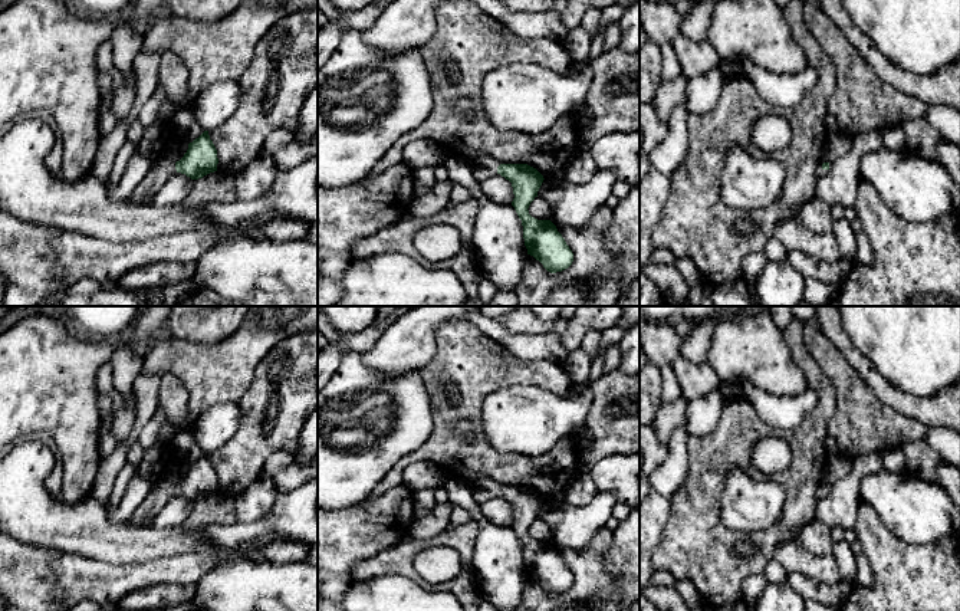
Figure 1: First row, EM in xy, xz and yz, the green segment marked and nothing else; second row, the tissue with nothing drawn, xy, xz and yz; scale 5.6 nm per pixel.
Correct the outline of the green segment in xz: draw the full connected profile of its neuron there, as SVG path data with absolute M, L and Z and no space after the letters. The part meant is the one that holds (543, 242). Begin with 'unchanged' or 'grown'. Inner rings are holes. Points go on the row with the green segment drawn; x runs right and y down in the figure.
grown; M489 155L464 160L480 183L500 174L512 183L514 207L523 226L527 254L539 260L550 272L562 272L573 262L573 253L550 220L537 220L529 214L530 203L537 197L543 175L527 164L500 164Z

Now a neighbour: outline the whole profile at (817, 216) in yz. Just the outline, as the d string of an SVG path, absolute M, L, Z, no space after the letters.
M813 200L800 206L796 213L796 221L813 233L822 234L832 231L835 217L832 214L831 206Z

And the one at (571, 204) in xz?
M598 170L591 181L582 185L545 178L537 196L549 203L550 221L581 230L605 204L615 181L617 177L611 170Z

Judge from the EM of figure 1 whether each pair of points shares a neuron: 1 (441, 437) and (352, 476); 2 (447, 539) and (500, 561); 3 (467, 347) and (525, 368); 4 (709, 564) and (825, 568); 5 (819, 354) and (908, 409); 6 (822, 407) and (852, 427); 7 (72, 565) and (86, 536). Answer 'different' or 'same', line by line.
1: different
2: different
3: same
4: different
5: different
6: different
7: different

